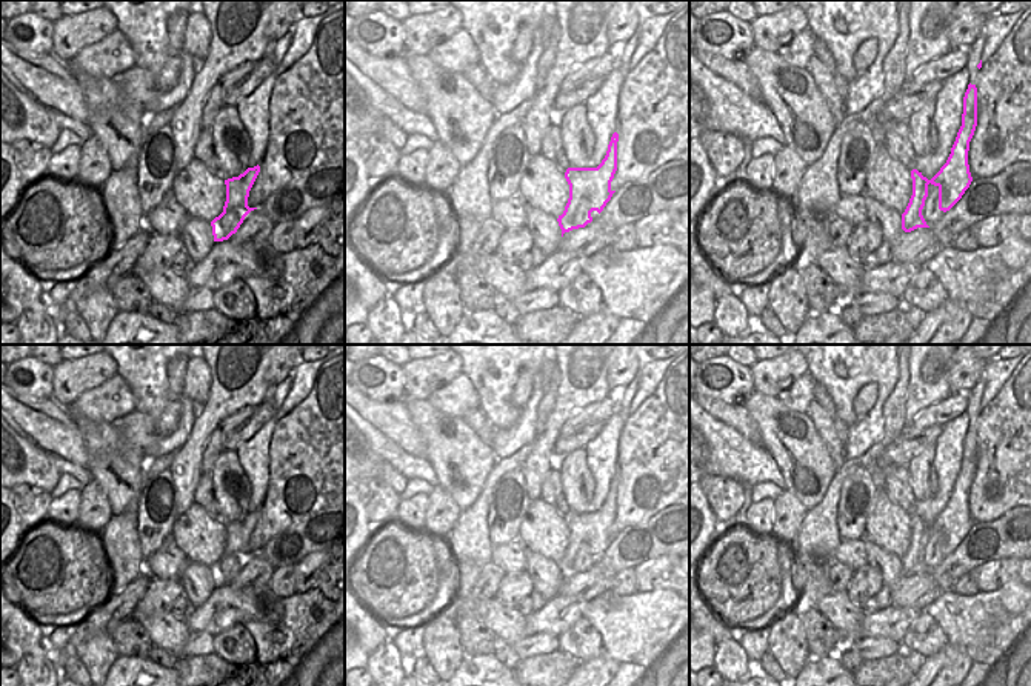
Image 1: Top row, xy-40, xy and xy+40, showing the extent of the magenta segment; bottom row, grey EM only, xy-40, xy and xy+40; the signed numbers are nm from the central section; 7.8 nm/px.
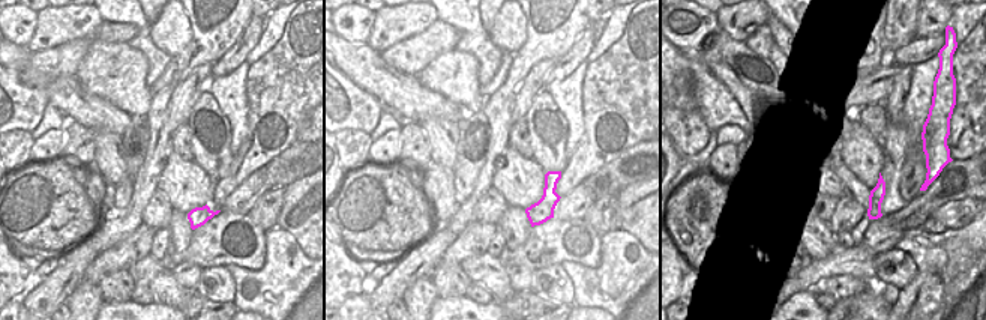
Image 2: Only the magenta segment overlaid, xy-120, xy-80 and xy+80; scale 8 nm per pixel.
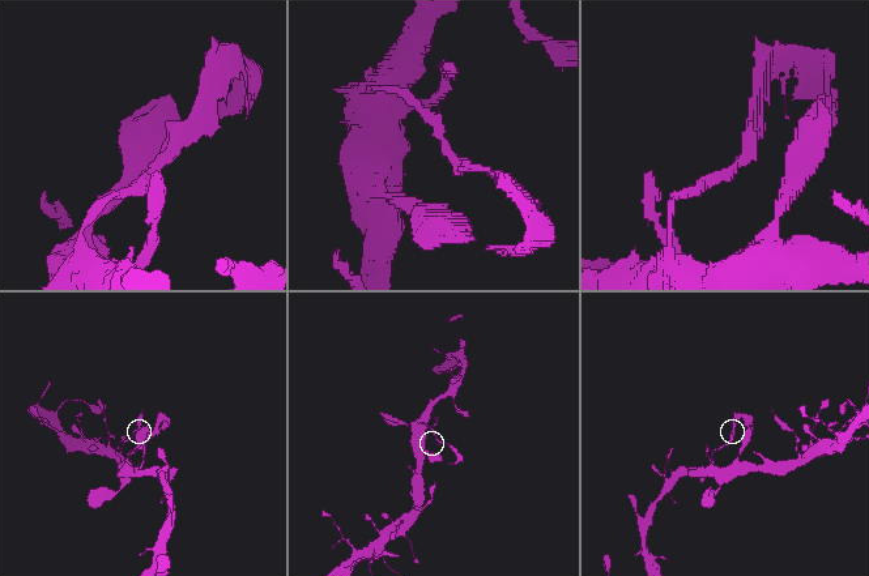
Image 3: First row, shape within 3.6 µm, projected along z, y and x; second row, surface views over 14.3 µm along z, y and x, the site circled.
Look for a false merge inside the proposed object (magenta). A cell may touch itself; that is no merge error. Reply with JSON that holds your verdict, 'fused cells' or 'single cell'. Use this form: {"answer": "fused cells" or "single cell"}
{"answer": "fused cells"}

